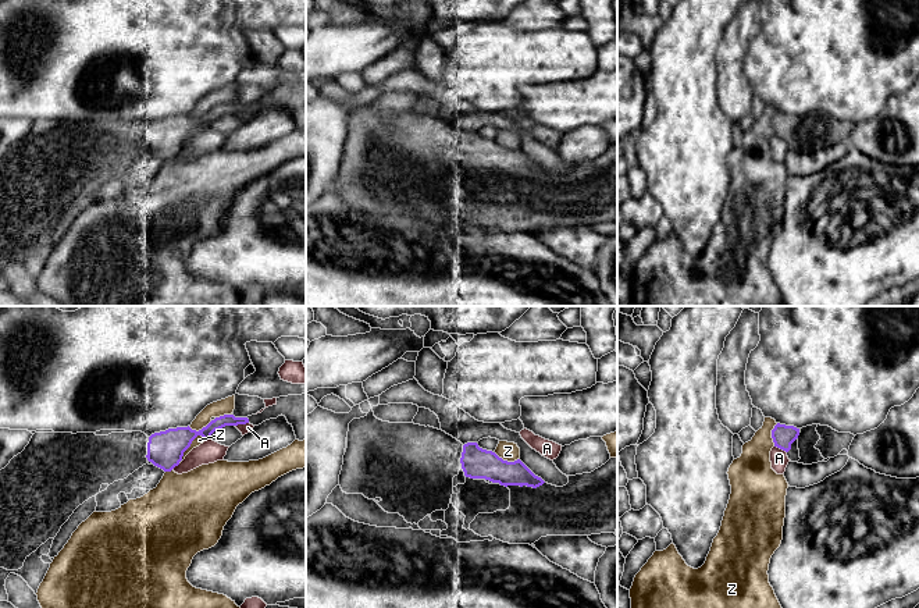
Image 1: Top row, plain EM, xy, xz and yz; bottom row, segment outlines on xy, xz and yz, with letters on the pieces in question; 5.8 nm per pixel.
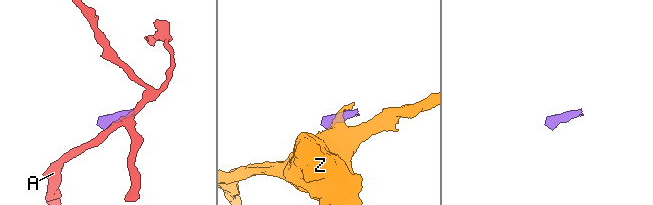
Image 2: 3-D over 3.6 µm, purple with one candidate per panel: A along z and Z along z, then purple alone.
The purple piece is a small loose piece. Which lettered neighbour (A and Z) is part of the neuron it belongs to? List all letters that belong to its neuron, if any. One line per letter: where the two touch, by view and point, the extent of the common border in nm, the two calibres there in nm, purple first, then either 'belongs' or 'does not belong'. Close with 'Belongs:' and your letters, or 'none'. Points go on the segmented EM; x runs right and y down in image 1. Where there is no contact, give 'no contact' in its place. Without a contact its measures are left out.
A: xy (241, 423) | 80 nm | 70/60 nm | does not belong
Z: xy (188, 447) | 220 nm | 200/50 nm | does not belong
Belongs: none

